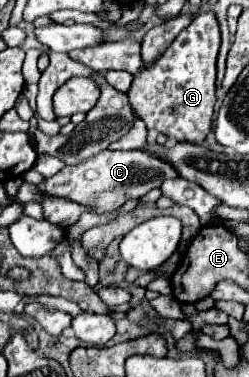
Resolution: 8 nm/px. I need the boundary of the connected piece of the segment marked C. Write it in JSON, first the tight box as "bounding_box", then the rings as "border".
{"bounding_box":[37,150,179,214],"border":[[[105,150],[89,158],[85,164],[65,166],[55,176],[45,178],[45,182],[41,182],[37,188],[41,194],[65,196],[73,202],[89,204],[97,214],[103,214],[119,208],[127,200],[145,196],[149,190],[159,188],[167,178],[179,178],[179,172],[167,160],[147,150]]]}

